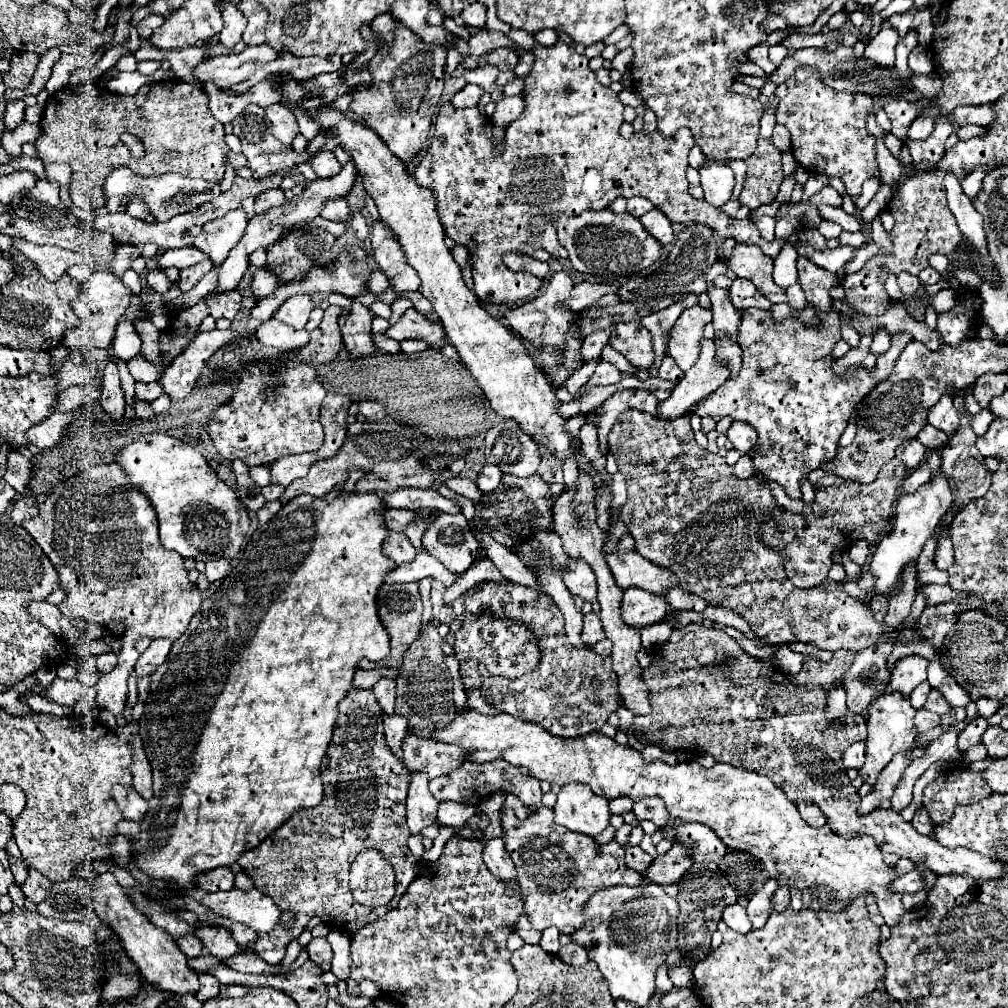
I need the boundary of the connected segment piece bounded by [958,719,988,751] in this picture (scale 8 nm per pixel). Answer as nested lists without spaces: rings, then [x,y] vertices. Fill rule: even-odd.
[[[984,719],[972,721],[972,723],[958,735],[958,749],[960,749],[960,751],[966,751],[970,745],[980,743],[980,737],[982,737],[982,733],[986,731],[986,727],[988,727],[988,723],[986,723]]]

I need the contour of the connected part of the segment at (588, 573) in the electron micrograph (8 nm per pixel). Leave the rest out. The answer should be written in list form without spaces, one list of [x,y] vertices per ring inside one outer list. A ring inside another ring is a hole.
[[[570,561],[570,571],[564,573],[564,583],[572,595],[578,595],[588,603],[596,601],[596,577],[588,563]]]

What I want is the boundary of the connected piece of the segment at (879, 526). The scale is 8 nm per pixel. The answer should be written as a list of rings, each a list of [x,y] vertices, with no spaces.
[[[892,459],[890,463],[882,465],[878,479],[868,485],[828,475],[828,485],[814,487],[816,491],[824,489],[824,499],[816,499],[814,505],[805,504],[804,513],[776,511],[772,519],[760,523],[760,537],[766,545],[784,551],[784,567],[794,585],[802,589],[820,585],[828,577],[832,567],[832,549],[836,545],[844,549],[848,543],[858,539],[868,539],[874,543],[888,531],[888,521],[892,519],[898,499],[898,487],[904,483],[904,479],[906,467],[900,459]]]

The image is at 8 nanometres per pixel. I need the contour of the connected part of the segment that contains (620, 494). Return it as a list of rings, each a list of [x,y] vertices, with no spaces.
[[[614,473],[612,475],[612,505],[616,505],[618,509],[626,503],[626,479],[622,473]]]

